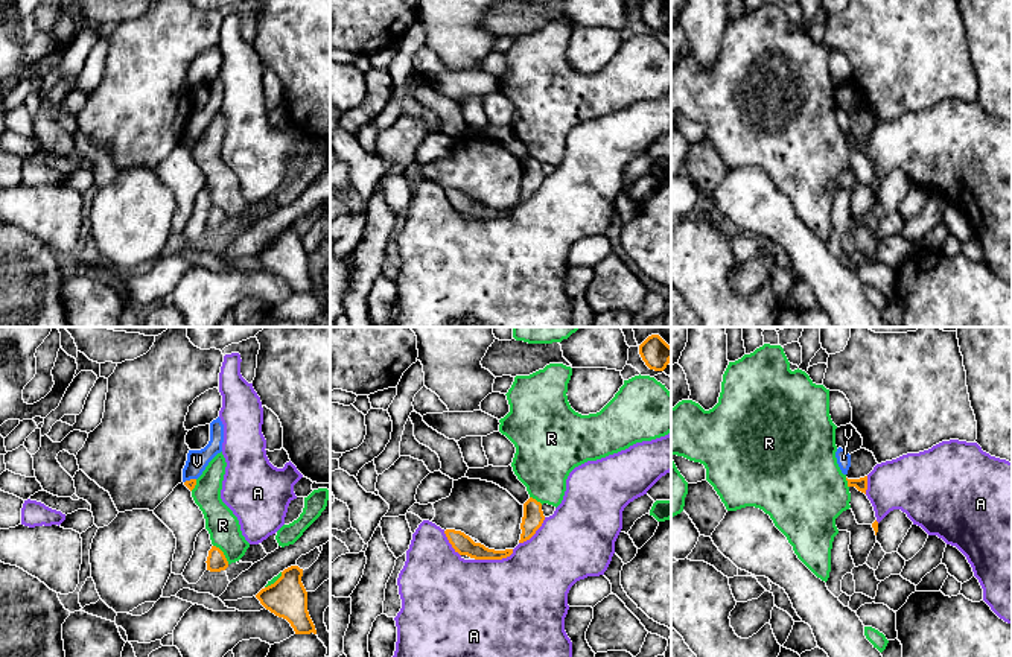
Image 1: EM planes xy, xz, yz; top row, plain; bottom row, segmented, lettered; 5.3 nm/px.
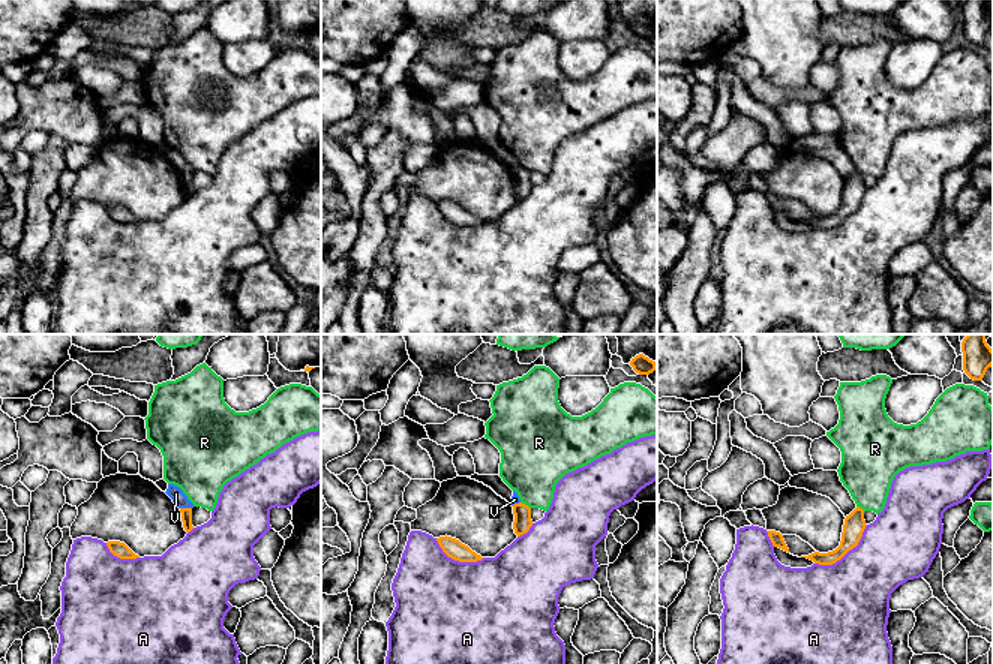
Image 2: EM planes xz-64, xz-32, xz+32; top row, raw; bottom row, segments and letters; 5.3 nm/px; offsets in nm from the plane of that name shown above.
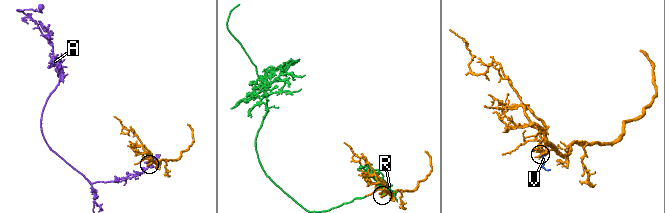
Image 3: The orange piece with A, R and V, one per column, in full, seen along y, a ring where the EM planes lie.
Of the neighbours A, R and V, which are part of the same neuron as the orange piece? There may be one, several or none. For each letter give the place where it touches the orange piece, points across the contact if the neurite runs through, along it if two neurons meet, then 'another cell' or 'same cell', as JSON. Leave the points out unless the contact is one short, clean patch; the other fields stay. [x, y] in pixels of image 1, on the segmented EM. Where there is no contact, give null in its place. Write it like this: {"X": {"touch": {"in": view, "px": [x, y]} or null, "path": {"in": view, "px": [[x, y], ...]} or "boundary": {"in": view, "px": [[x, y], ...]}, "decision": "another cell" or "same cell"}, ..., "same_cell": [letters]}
{"A": {"touch": {"in": "xz", "px": [495, 558]}, "decision": "another cell"}, "R": {"touch": {"in": "xy", "px": [222, 554]}, "decision": "another cell"}, "V": {"touch": {"in": "xy", "px": [190, 479]}, "boundary": {"in": "xy", "px": [[195, 478], [184, 482]]}, "decision": "another cell"}, "same_cell": []}

